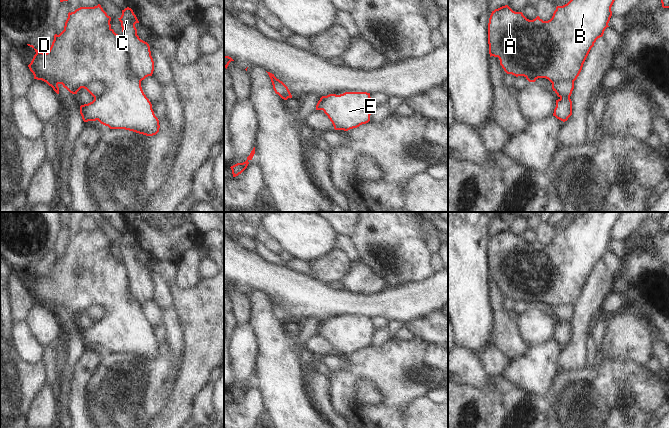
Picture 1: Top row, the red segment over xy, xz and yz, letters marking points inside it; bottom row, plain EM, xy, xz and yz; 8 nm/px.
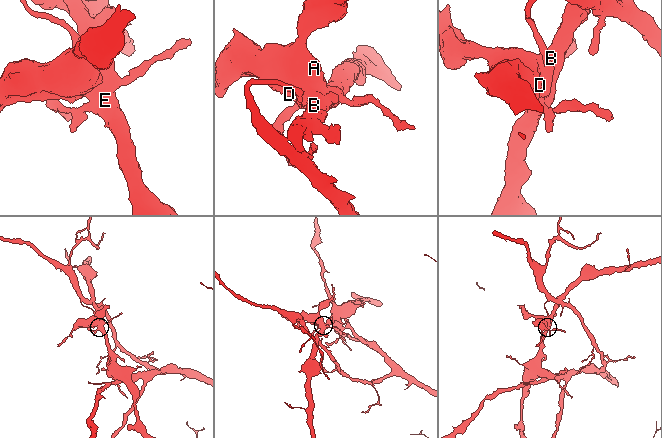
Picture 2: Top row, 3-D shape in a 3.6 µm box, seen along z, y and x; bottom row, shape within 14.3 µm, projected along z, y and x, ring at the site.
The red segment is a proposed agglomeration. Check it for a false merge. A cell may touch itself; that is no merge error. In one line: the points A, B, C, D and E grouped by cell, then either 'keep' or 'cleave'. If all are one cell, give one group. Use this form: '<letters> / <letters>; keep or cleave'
A B D E / C; cleave

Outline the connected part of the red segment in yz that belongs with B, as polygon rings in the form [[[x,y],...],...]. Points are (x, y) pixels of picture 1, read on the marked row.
[[[570,0],[563,6],[557,6],[553,16],[543,21],[539,16],[527,19],[522,12],[513,11],[508,5],[492,11],[488,23],[488,44],[490,57],[498,57],[500,65],[507,74],[524,76],[529,82],[546,78],[551,83],[574,82],[579,76],[583,64],[596,40],[603,36],[612,16],[611,7],[615,0]]]

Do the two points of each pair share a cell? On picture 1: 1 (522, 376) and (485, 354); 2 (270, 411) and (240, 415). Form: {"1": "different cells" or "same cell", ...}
{"1": "different cells", "2": "different cells"}

